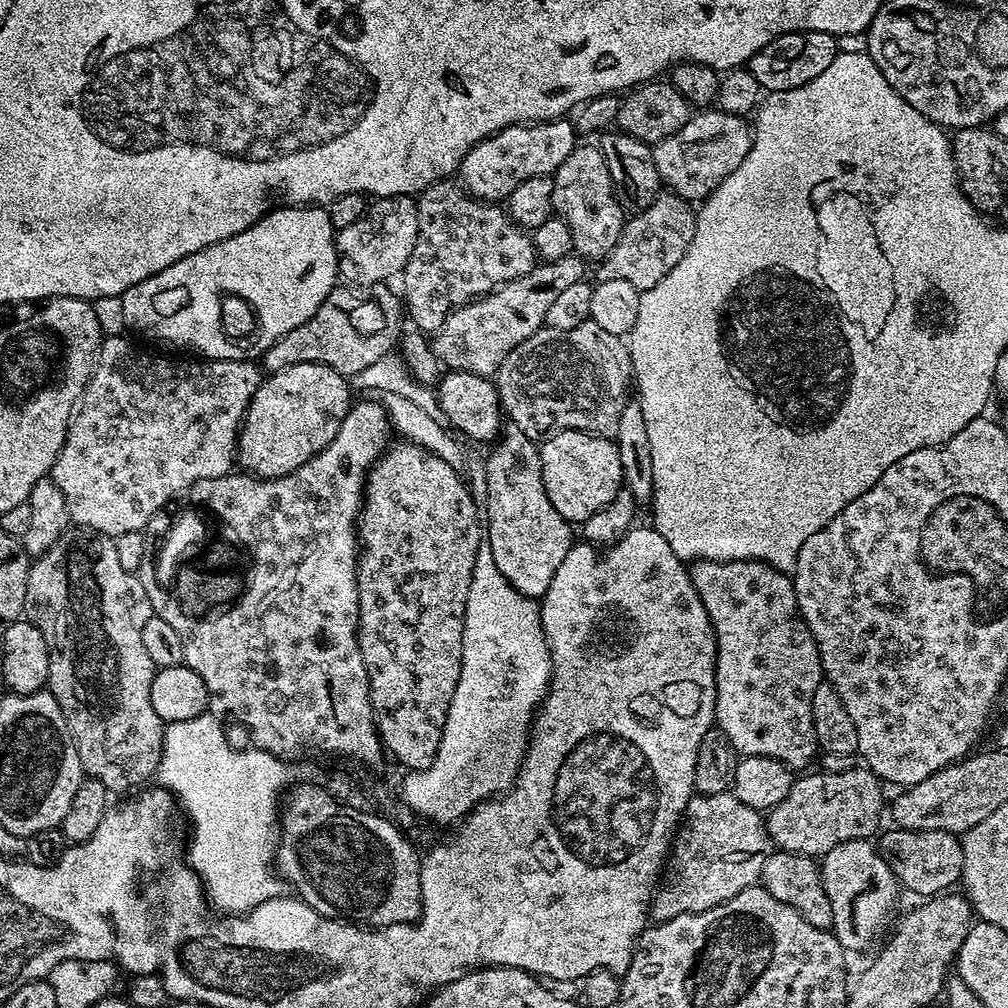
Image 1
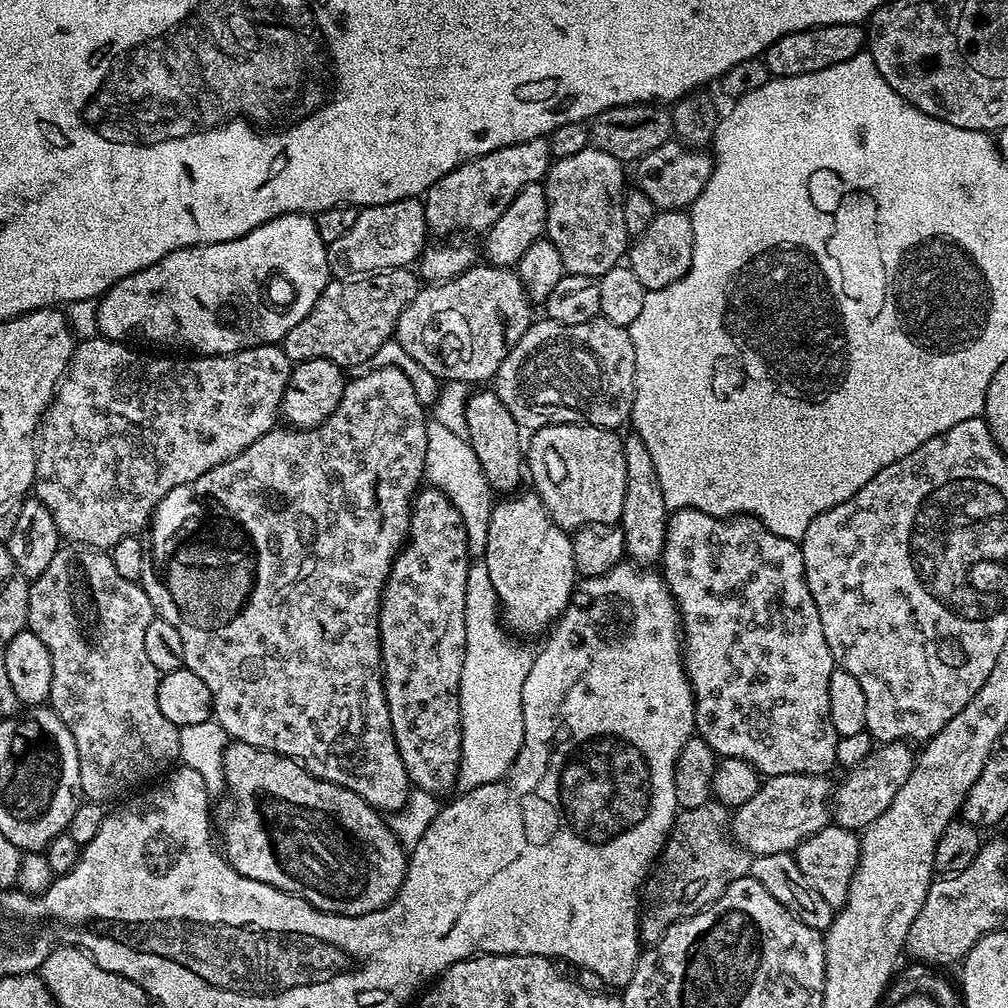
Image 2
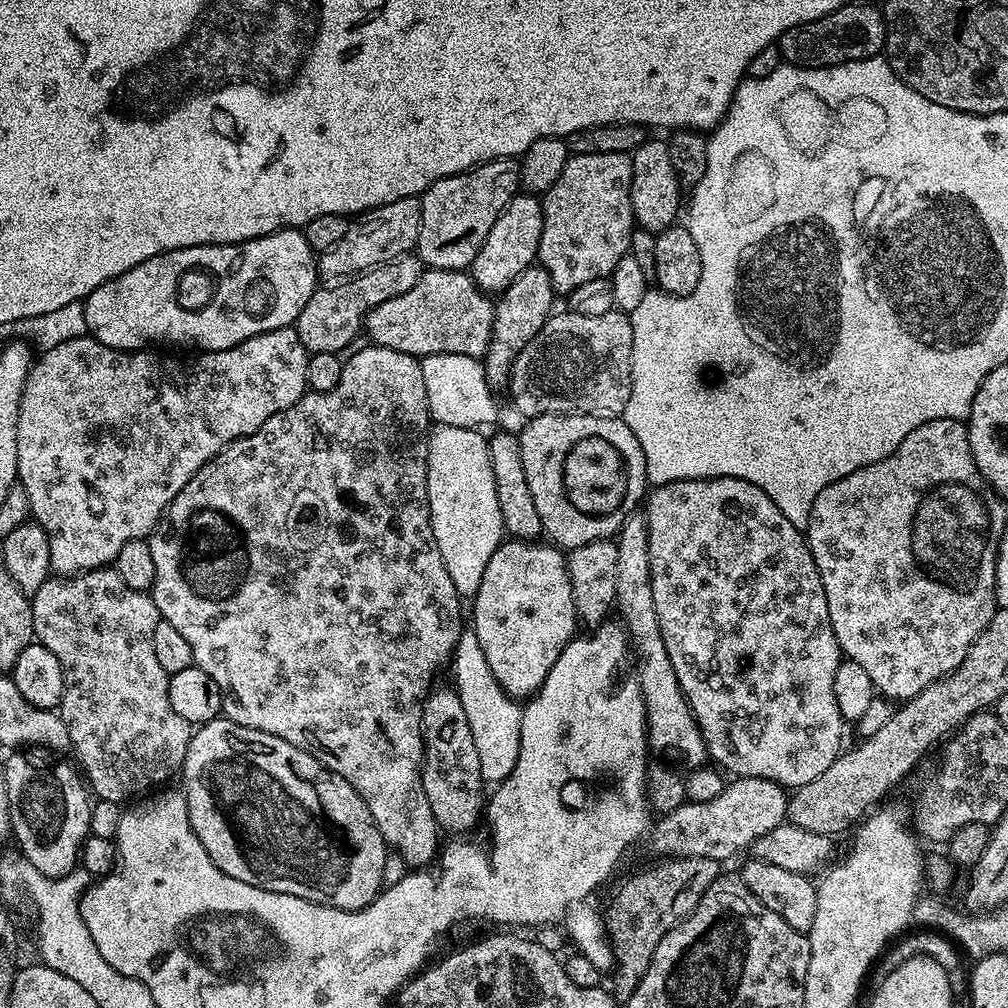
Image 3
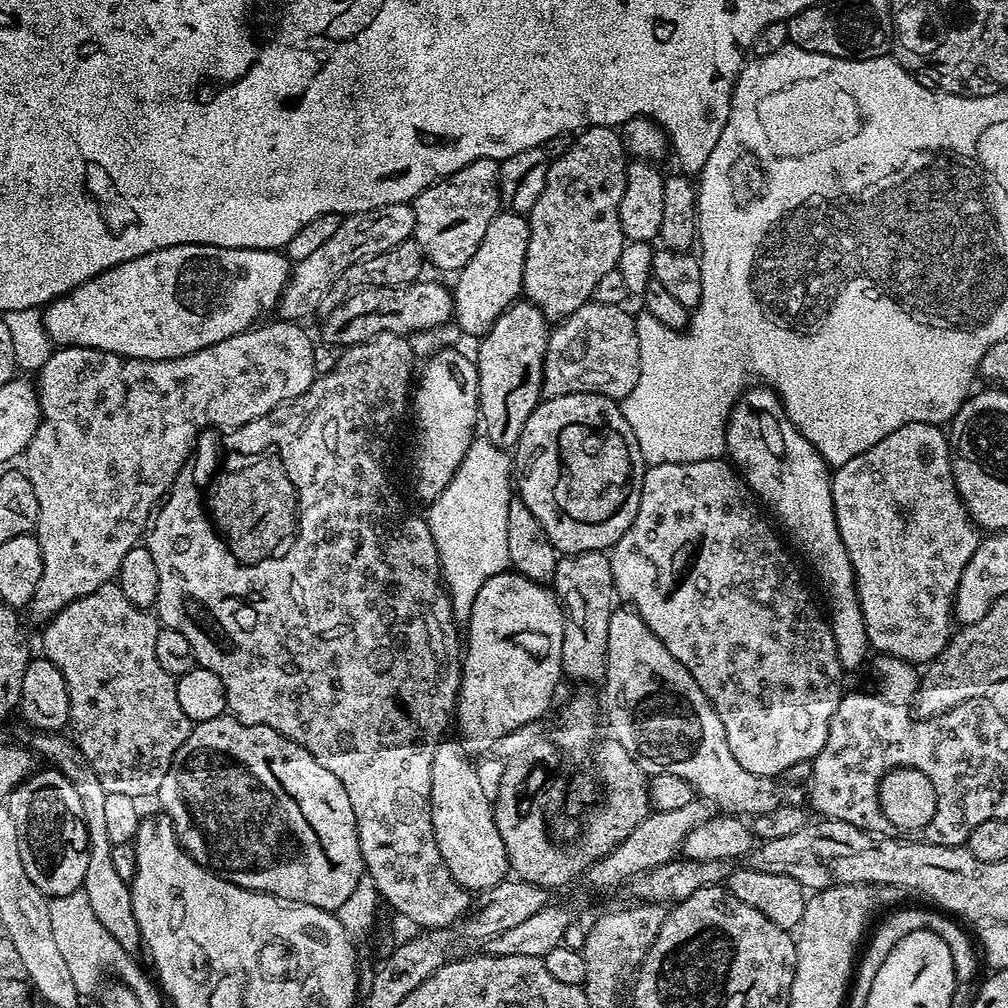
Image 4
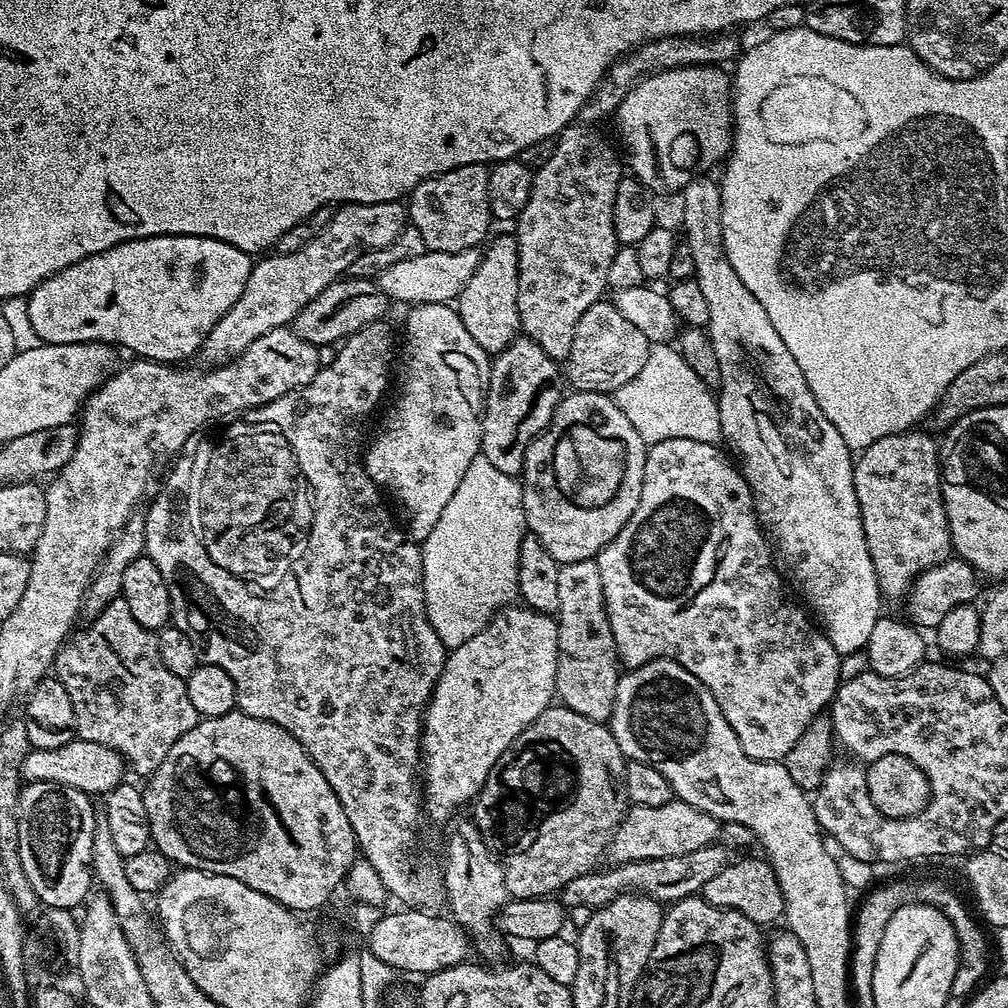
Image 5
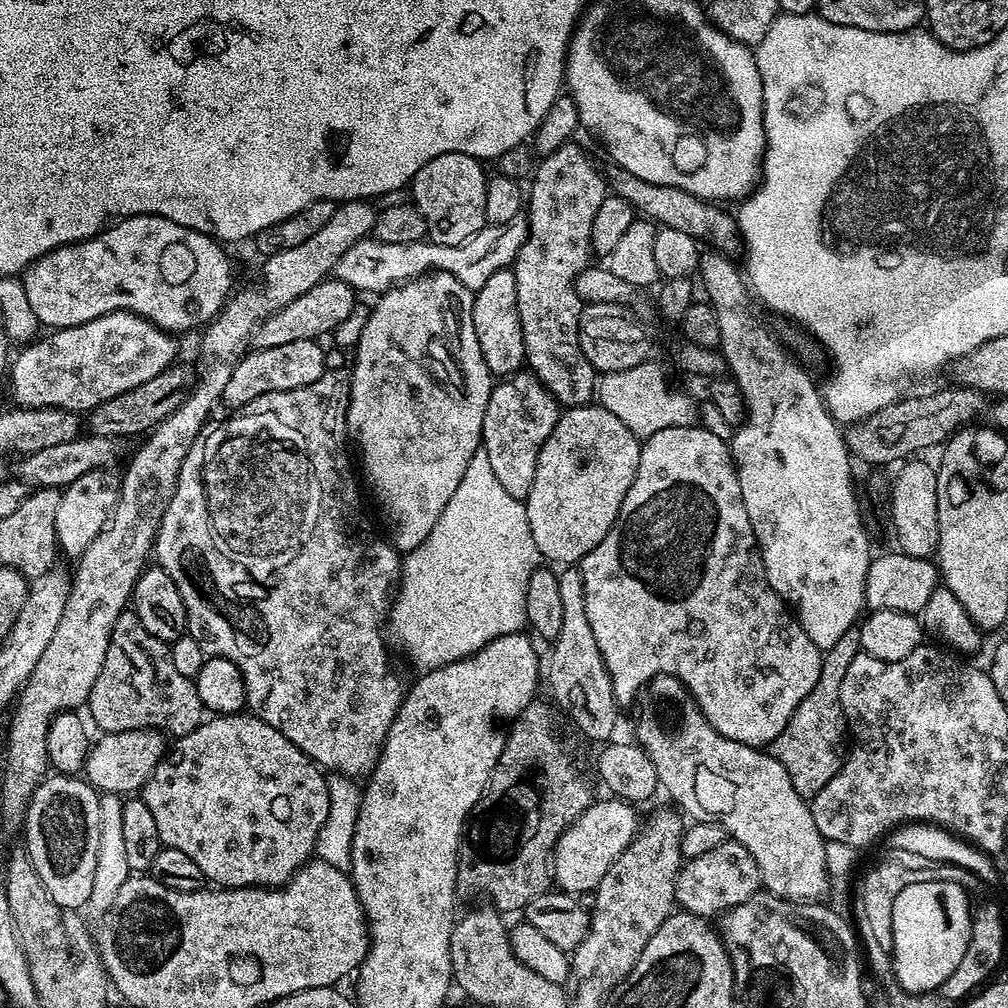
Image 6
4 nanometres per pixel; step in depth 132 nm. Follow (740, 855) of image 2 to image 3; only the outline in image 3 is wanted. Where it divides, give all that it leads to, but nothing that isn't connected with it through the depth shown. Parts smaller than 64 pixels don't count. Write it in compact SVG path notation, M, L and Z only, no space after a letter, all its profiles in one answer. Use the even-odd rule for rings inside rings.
M670 856L655 862L657 864L634 873L617 890L604 916L614 961L611 987L616 1000L620 1002L628 1001L638 982L642 982L654 958L654 950L658 950L658 942L662 942L662 938L666 938L675 924L682 923L695 910L702 894L706 894L708 887L722 874L721 865L717 861L701 856Z

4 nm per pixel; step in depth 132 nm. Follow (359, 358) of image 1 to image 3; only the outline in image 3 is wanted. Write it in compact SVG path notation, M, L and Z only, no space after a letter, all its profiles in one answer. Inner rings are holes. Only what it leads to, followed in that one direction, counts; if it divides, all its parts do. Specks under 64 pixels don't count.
M419 255L399 256L390 262L370 268L351 278L317 287L316 293L302 306L302 314L298 314L295 322L296 333L307 352L343 353L343 348L353 347L352 339L361 335L366 324L366 317L374 306L382 306L382 302L390 302L390 298L398 298L398 294L406 294L418 278L426 271L426 265Z

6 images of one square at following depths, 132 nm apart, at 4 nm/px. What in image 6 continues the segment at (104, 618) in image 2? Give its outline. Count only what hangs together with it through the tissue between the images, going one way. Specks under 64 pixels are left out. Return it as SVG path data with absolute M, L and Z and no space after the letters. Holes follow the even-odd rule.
M131 610L121 612L118 622L114 622L114 630L108 639L102 668L86 701L87 708L90 720L92 715L91 723L93 725L96 723L101 733L154 728L172 738L190 734L206 716L206 709L198 698L194 681L183 676L174 666L170 658L169 645L163 640L154 638L154 634L150 634L150 630L146 630L142 622L138 622L136 613Z

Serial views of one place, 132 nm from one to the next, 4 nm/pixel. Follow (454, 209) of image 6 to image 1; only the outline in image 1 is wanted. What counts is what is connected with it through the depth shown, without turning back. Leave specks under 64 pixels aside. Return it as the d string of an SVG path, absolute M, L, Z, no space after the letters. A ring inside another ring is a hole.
M571 119L542 120L531 126L515 124L473 146L462 158L458 180L468 195L477 200L504 202L511 192L526 182L526 178L556 173L558 166L562 166L577 147L578 133Z

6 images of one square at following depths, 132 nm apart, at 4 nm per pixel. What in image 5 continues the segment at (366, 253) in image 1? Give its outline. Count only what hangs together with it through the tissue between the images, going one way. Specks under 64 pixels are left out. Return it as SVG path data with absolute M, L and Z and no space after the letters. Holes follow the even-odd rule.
M395 200L381 204L345 204L337 207L330 222L326 222L324 229L310 242L306 242L302 250L294 250L294 254L268 254L272 256L265 255L260 258L265 260L257 259L253 263L252 273L246 282L246 290L242 290L242 298L238 298L238 302L234 302L234 306L230 306L230 310L222 314L214 330L210 330L210 334L200 347L199 359L204 359L205 365L208 366L229 364L238 354L242 354L242 350L246 350L246 346L250 346L250 342L254 342L254 338L262 338L262 334L270 334L270 330L291 325L292 320L302 310L302 306L318 298L318 294L322 294L326 286L341 279L362 253L390 246L390 242L394 242L394 238L398 238L398 234L405 227L405 205Z

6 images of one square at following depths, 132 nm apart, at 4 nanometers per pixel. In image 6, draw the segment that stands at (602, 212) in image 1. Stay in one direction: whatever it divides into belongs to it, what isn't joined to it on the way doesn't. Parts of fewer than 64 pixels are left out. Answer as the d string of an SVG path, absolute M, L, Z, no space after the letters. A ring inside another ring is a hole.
M569 142L564 144L561 148L558 150L554 150L549 156L543 157L535 165L534 171L531 173L530 176L530 183L532 182L532 189L529 187L526 192L526 219L528 221L528 237L524 239L522 242L522 246L518 250L518 254L516 255L515 261L514 261L514 271L516 274L516 289L518 290L518 318L522 322L522 338L524 339L524 355L526 357L526 364L527 367L534 373L535 376L539 378L543 382L543 384L546 386L546 390L550 390L550 394L552 397L555 398L555 400L558 401L562 406L579 406L581 404L589 403L597 395L598 392L598 373L595 368L593 368L592 363L588 361L586 358L586 354L582 352L582 346L580 345L580 310L582 307L582 301L580 299L579 294L576 292L576 276L578 274L582 274L582 270L586 270L590 265L593 263L594 260L594 253L592 251L592 231L594 230L594 214L598 214L598 206L602 206L602 202L607 198L607 196L610 195L610 184L609 181L606 179L605 173L604 176L602 173L599 172L598 169L595 168L594 165L592 165L592 160L590 157L587 156L586 153L583 152L582 149L579 148L578 145L576 145L576 142Z

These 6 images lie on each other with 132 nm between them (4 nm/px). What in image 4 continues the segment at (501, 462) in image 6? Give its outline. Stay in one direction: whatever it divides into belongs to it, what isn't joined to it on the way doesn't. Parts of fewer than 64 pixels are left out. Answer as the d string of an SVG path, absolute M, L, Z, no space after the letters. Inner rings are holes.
M526 298L512 303L490 326L490 330L479 337L480 344L474 351L474 363L478 374L478 394L480 395L480 419L483 435L491 444L505 450L515 449L518 438L522 434L522 426L526 426L526 418L537 408L542 399L542 378L544 377L544 359L550 322Z

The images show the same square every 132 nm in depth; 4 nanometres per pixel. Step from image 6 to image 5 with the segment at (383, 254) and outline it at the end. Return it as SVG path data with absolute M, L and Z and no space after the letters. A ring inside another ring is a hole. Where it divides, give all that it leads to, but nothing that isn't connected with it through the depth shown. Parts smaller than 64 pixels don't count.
M479 247L467 248L461 252L430 252L425 250L422 254L418 254L418 258L406 258L402 262L394 262L394 266L386 266L386 270L382 270L379 274L378 283L383 292L387 294L389 301L401 300L404 306L446 304L455 301L466 286L466 282L470 282L470 274L474 274L474 270L480 264L481 255L482 252Z

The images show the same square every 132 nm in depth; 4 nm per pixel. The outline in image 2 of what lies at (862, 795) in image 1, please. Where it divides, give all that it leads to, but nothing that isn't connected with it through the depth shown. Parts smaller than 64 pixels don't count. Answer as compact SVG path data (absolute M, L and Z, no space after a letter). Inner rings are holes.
M778 774L767 777L754 794L754 798L750 798L750 802L742 802L742 806L731 813L730 835L733 841L745 848L752 856L792 852L802 841L818 834L830 823L830 801L834 796L834 788L831 783L828 785L828 779L827 775L807 776L806 774Z

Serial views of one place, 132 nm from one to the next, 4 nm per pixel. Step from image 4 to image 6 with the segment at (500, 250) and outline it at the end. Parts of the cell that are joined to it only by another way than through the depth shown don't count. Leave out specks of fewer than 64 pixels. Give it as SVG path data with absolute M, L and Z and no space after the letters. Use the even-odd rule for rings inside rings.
M511 267L500 268L480 288L475 289L472 298L474 330L478 334L478 346L482 346L482 358L488 371L496 378L507 378L525 367L522 322L518 318L518 290L516 274Z

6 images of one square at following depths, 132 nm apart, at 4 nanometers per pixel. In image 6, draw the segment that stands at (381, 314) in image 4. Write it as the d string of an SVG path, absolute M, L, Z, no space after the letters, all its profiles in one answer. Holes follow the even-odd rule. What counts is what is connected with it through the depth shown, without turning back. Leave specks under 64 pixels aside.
M325 278L317 282L313 288L306 290L294 302L282 306L270 318L263 320L252 332L250 341L252 348L269 348L270 346L286 346L286 342L302 342L303 340L319 341L320 336L335 330L339 324L344 324L352 316L356 308L358 293L346 281L335 278Z

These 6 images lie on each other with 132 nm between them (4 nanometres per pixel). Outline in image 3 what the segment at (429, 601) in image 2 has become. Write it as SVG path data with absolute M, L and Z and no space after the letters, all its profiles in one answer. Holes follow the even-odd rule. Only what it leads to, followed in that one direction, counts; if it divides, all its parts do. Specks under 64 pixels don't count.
M433 687L424 699L424 713L420 723L424 739L424 764L420 768L422 774L422 790L426 790L426 802L430 802L430 810L434 810L434 818L441 829L448 834L468 834L472 823L481 819L486 808L486 781L482 778L482 766L478 763L478 746L474 746L474 734L470 734L470 722L466 718L466 710L458 698L455 687Z

